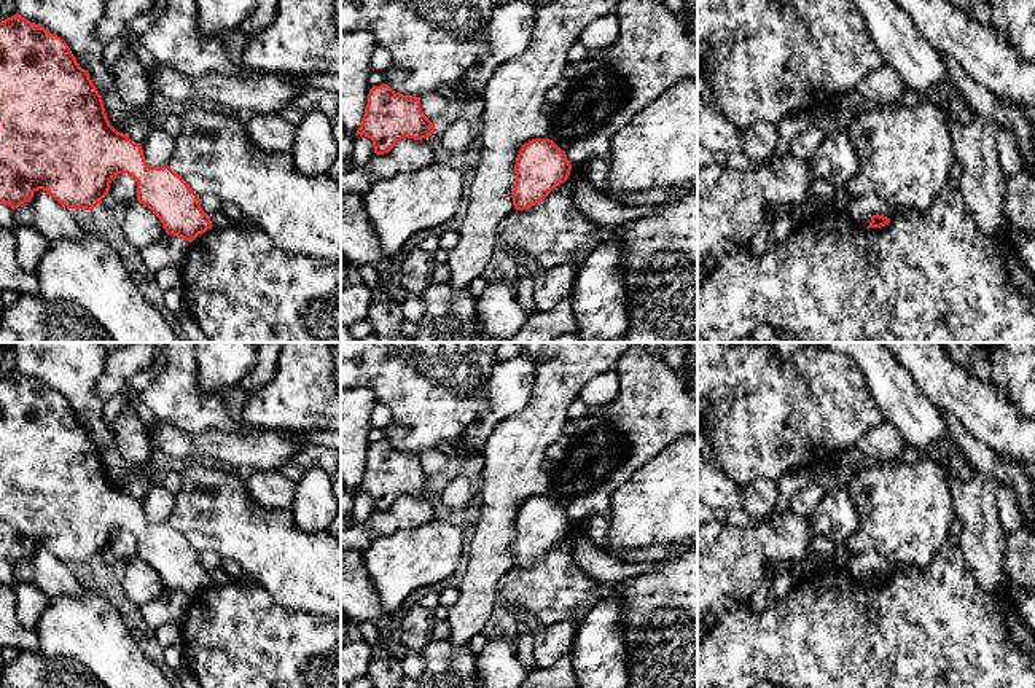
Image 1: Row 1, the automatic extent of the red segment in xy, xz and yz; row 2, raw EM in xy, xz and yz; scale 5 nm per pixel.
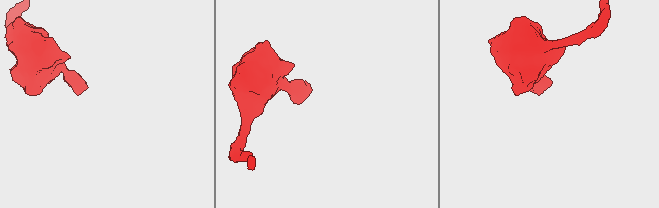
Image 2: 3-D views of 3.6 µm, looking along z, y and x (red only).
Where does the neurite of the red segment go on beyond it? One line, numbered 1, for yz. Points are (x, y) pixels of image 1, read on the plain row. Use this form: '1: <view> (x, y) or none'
1: none

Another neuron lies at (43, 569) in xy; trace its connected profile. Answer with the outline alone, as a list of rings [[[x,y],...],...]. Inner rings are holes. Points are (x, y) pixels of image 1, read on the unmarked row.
[[[43,546],[35,548],[30,559],[14,565],[14,577],[16,581],[29,581],[38,586],[49,597],[78,597],[86,589],[70,565],[62,564]]]

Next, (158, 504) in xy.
[[[153,483],[142,500],[145,518],[150,524],[167,522],[174,510],[175,494],[172,494],[162,483]]]

